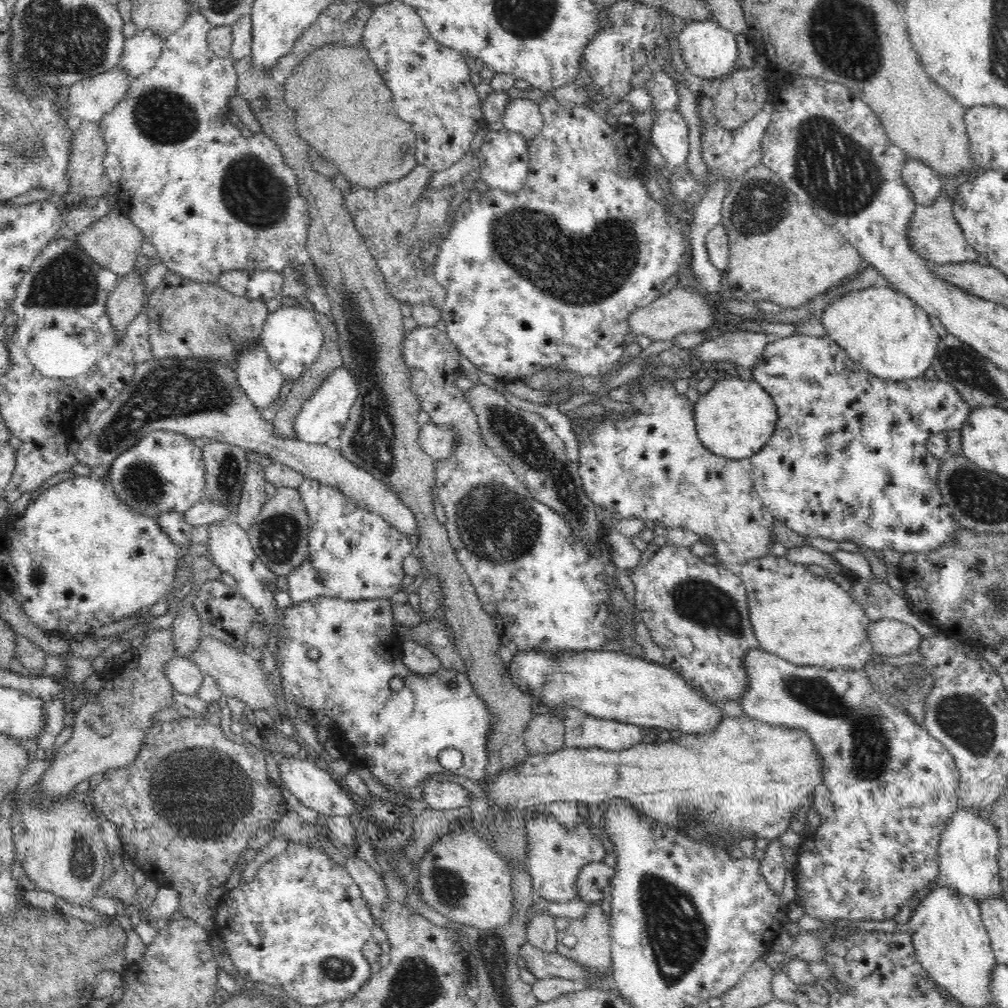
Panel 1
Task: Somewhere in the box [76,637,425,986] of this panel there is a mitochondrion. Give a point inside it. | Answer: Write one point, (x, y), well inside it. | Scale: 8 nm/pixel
(202, 795)

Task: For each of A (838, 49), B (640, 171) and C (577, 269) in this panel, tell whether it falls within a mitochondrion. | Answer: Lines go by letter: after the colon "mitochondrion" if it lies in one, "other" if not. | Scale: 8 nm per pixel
A: mitochondrion
B: other
C: mitochondrion

